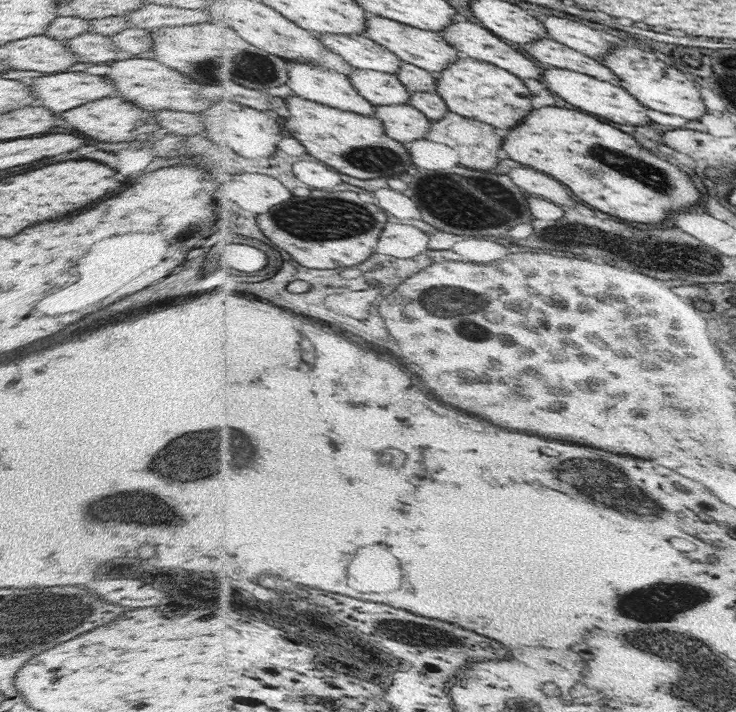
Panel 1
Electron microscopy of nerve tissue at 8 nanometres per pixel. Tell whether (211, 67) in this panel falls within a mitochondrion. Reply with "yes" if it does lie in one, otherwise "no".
yes

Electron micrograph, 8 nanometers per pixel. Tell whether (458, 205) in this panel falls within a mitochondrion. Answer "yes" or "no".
yes

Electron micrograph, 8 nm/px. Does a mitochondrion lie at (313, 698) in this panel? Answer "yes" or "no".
no

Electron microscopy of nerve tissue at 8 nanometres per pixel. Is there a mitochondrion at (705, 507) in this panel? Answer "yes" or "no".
no

